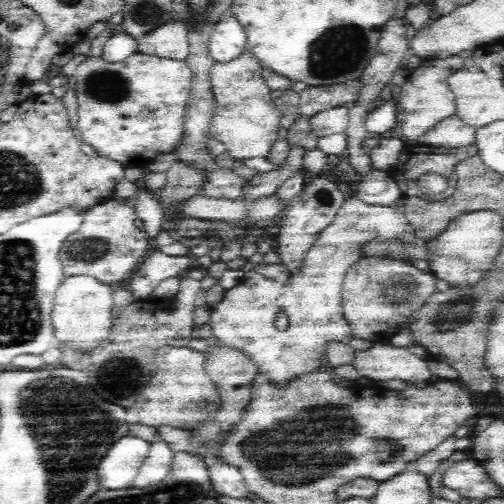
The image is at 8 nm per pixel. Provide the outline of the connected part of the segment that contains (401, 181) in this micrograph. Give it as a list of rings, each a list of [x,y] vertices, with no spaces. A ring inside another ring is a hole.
[[[416,144],[416,146],[404,146],[404,152],[400,154],[400,158],[398,158],[398,164],[392,168],[392,170],[388,170],[388,174],[390,174],[390,178],[398,184],[398,188],[402,190],[402,194],[404,194],[404,198],[420,198],[420,200],[426,200],[426,202],[444,202],[444,200],[450,200],[452,198],[452,194],[456,192],[456,188],[458,188],[458,178],[456,178],[456,172],[454,172],[454,168],[462,162],[462,160],[466,160],[466,158],[470,158],[470,156],[476,156],[478,154],[478,148],[476,146],[468,146],[468,148],[456,148],[456,150],[446,150],[446,148],[434,148],[434,146],[426,146],[426,144]],[[426,172],[436,172],[436,174],[440,174],[440,176],[444,176],[448,182],[450,182],[450,186],[446,188],[446,192],[444,194],[438,194],[436,198],[432,198],[432,196],[428,196],[428,194],[422,194],[420,192],[420,188],[416,186],[416,182],[420,180],[420,176],[424,176]]]

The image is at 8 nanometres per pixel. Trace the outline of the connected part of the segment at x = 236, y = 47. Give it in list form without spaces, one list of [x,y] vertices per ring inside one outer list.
[[[234,16],[220,20],[210,40],[210,56],[218,64],[224,64],[226,60],[234,60],[244,48],[248,48],[248,42],[242,24]]]

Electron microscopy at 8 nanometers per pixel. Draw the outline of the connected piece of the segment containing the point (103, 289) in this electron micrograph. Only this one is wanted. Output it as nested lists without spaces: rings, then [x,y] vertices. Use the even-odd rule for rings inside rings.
[[[66,276],[54,294],[52,322],[56,328],[56,338],[66,344],[74,344],[82,348],[90,348],[102,342],[102,338],[108,336],[108,332],[112,330],[112,322],[110,322],[110,312],[114,308],[112,296],[114,296],[112,286],[100,284],[96,278]]]

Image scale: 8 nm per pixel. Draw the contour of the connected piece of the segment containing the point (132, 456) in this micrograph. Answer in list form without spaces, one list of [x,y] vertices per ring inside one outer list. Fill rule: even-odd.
[[[124,436],[108,450],[108,456],[98,464],[98,484],[102,490],[132,488],[140,466],[148,456],[150,444],[146,440]]]

